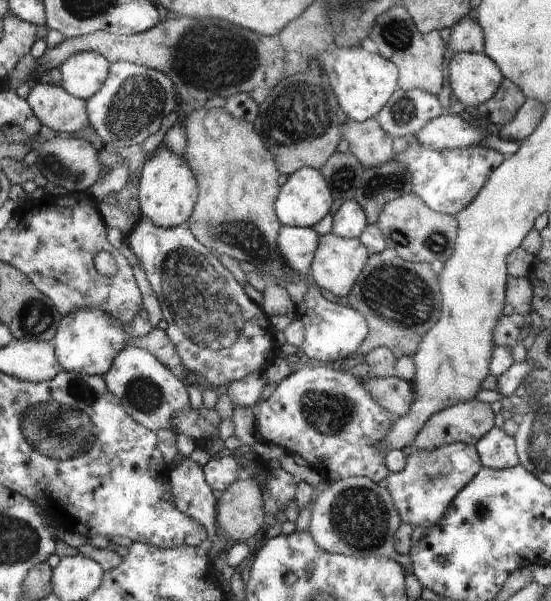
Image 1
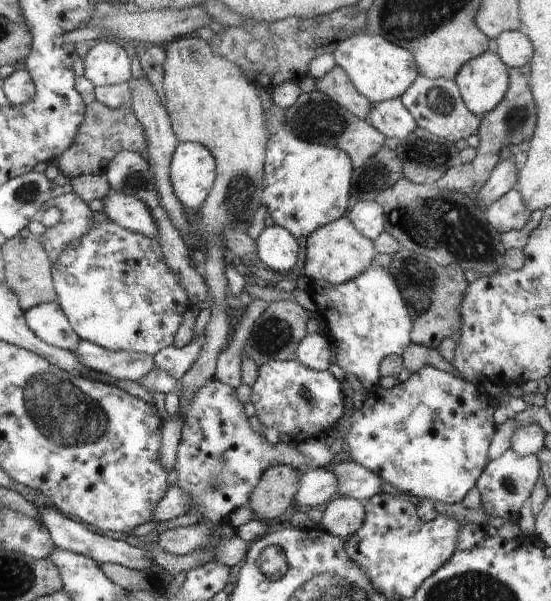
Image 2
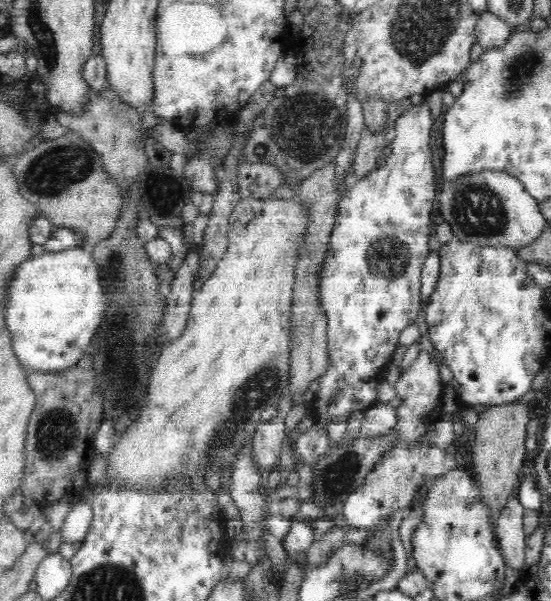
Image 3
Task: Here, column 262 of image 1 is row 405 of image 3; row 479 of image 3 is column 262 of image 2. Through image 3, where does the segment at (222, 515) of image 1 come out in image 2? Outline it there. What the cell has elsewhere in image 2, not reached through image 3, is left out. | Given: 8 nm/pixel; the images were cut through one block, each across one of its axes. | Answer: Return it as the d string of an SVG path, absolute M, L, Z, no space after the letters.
M275 465L253 489L250 505L256 519L276 520L288 510L298 489L298 476L289 465Z

